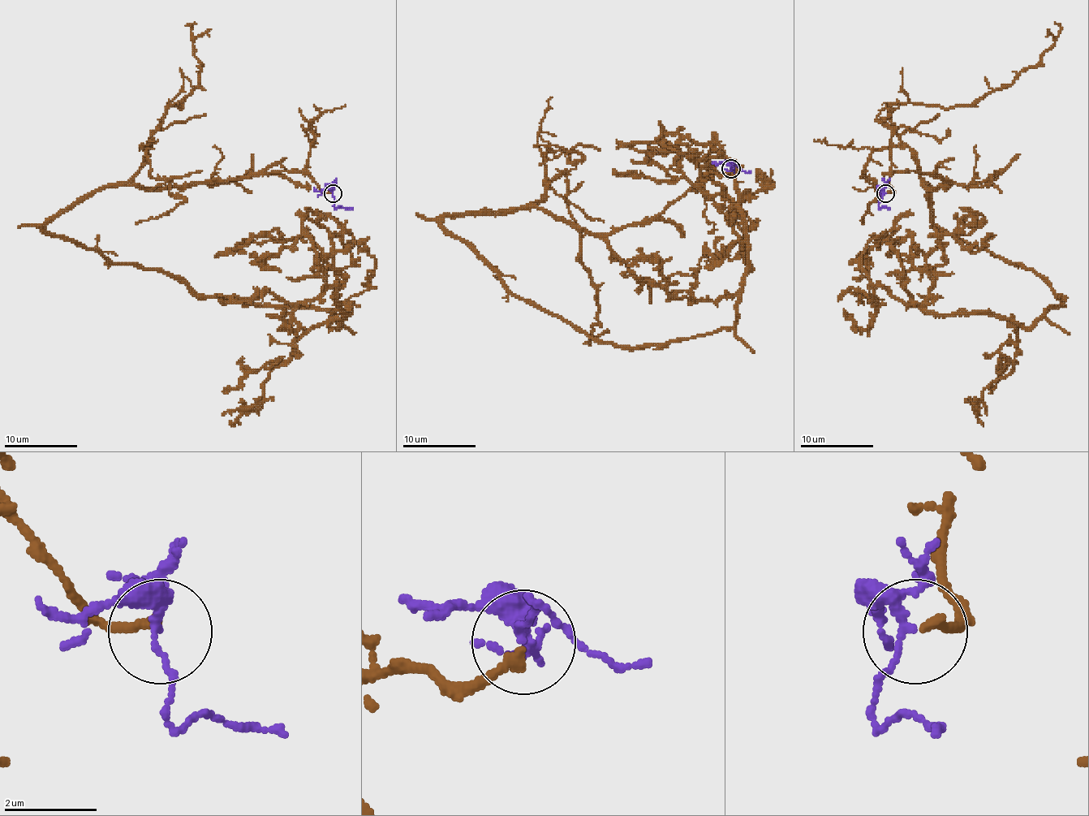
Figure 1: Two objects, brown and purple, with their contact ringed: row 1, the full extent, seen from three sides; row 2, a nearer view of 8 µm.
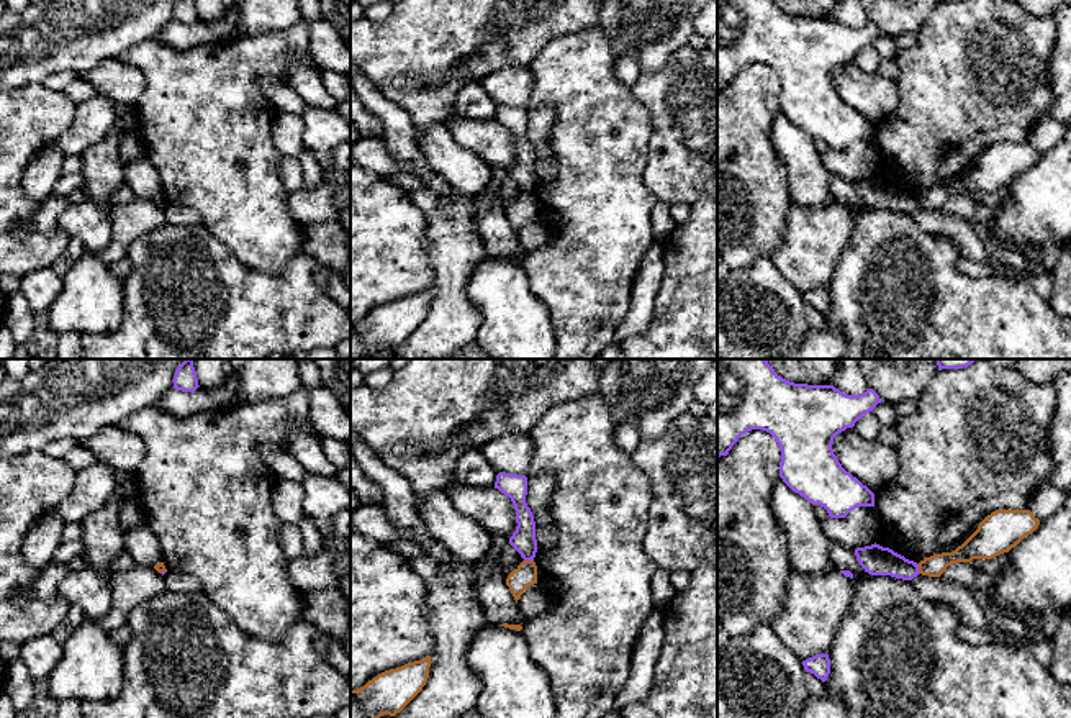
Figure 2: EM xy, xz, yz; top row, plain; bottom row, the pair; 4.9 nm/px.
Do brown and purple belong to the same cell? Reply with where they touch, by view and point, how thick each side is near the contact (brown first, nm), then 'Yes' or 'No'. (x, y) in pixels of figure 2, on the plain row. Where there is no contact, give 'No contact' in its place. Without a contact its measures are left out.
Touches brown at xz (529, 194). Thickness 110 nm (brown) against 120 nm. No

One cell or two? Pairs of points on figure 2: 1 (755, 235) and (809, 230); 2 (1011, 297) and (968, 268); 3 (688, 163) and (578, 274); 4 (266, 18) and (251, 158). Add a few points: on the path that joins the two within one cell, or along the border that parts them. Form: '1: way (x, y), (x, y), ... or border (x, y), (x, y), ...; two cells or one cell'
1: border (791, 202), (785, 236), (770, 258); two cells
2: border (957, 263), (963, 272), (973, 277), (1006, 276); two cells
3: border (646, 158), (642, 182), (657, 197); two cells
4: border (300, 18), (285, 28), (234, 36); two cells

